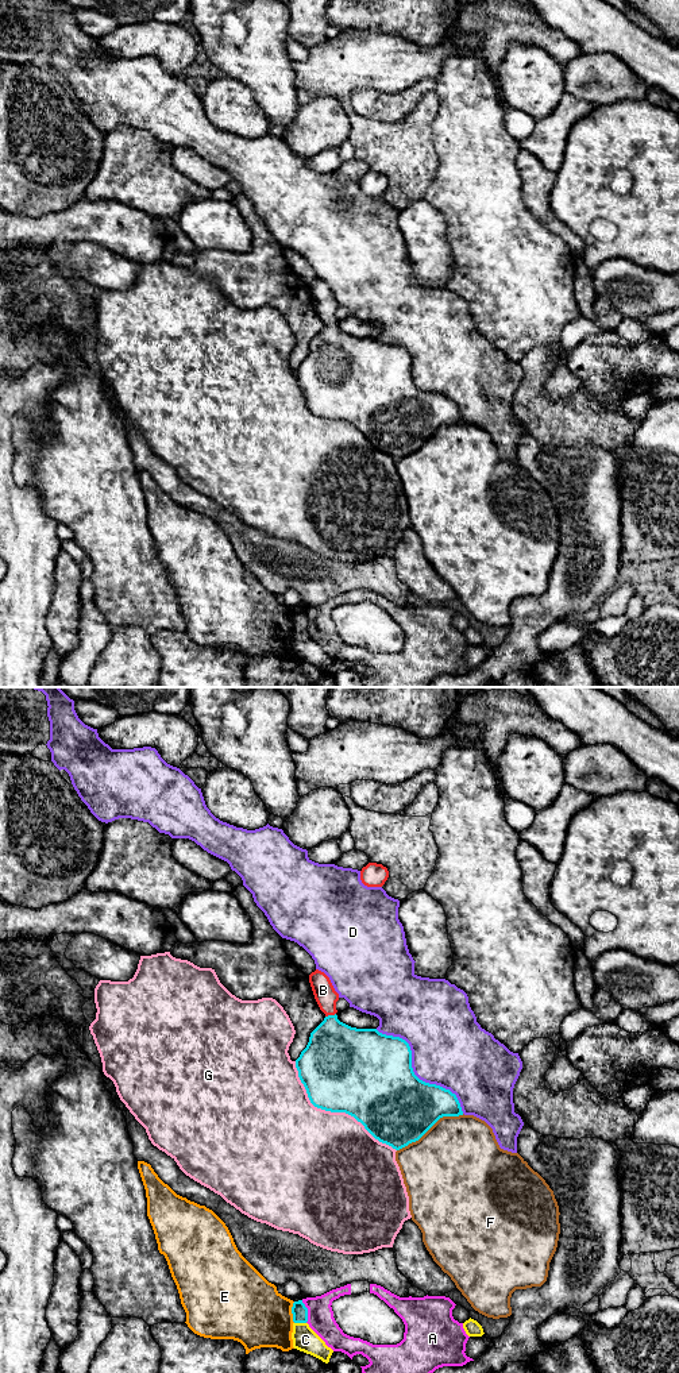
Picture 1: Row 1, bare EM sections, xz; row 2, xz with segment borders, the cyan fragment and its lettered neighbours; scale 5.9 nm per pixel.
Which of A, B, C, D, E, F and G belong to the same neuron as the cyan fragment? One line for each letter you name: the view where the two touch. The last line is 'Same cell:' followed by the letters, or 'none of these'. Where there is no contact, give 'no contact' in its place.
B: xz
Same cell: B

